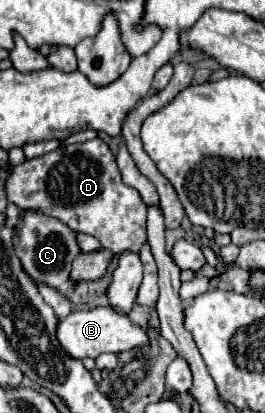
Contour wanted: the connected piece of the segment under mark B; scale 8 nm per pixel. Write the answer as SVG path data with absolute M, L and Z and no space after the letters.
M111 306L105 308L93 308L93 310L73 310L65 320L57 322L57 338L61 342L61 348L77 358L97 358L103 352L123 352L135 346L145 344L147 334L143 326L135 326L131 324L131 320L123 314L117 314Z

